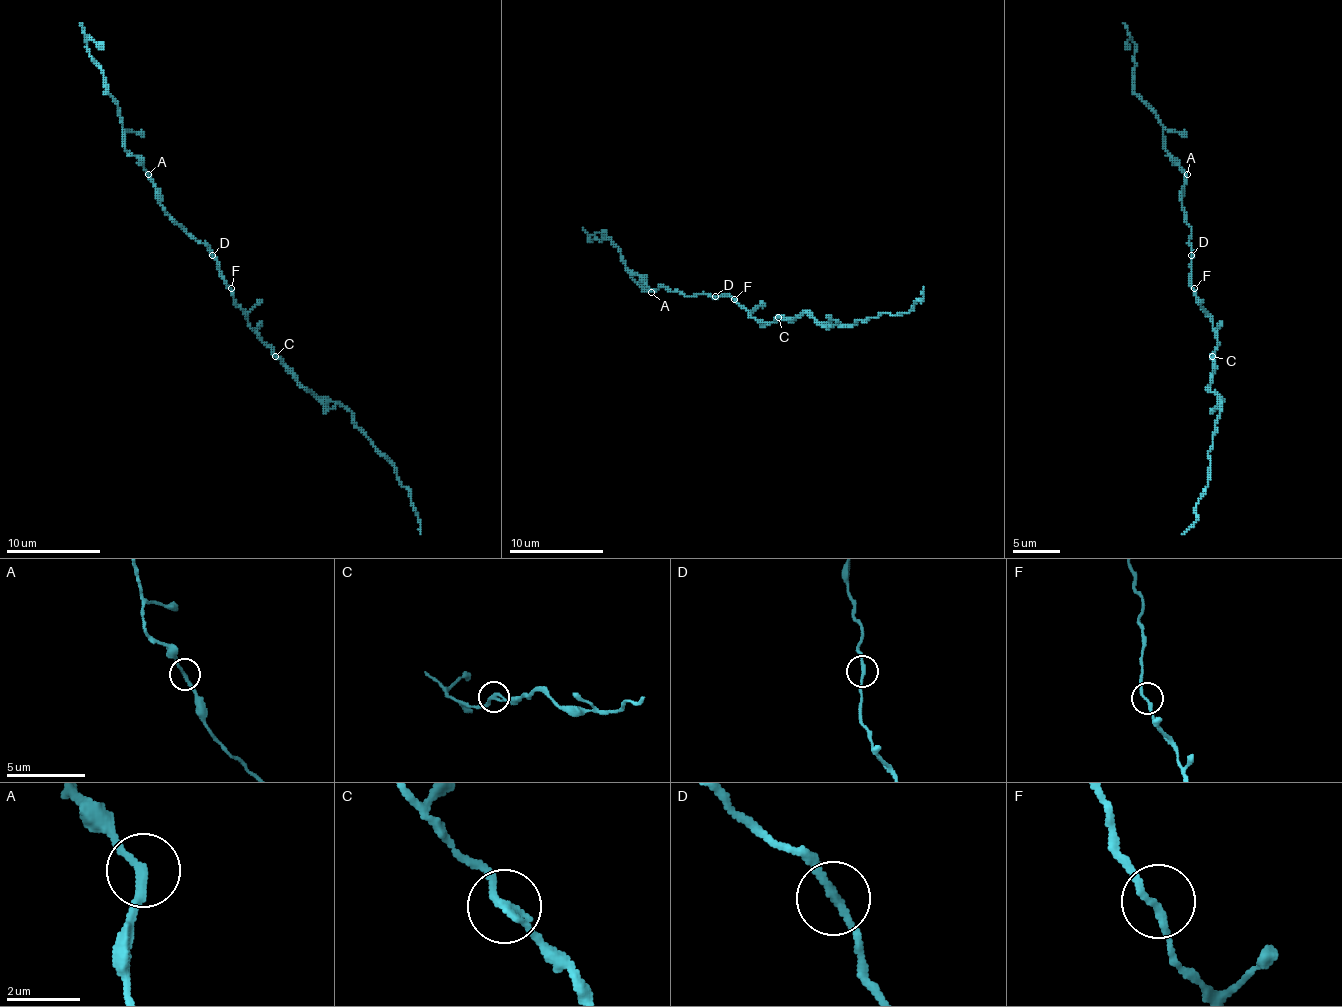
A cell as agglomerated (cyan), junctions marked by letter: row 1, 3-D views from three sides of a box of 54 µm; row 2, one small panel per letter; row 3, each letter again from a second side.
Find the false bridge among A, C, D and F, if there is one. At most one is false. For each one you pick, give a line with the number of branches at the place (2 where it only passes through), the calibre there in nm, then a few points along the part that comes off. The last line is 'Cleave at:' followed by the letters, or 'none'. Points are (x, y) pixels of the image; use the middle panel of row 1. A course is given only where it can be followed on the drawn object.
Cleave at: none

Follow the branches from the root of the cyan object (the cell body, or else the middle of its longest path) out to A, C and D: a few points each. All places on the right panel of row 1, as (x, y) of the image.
A: (1194, 290), (1189, 243), (1191, 226), (1182, 205), (1182, 189), (1187, 174)
C: (1194, 290), (1196, 302), (1210, 319), (1217, 340), (1213, 357)
D: (1194, 290), (1191, 255)

